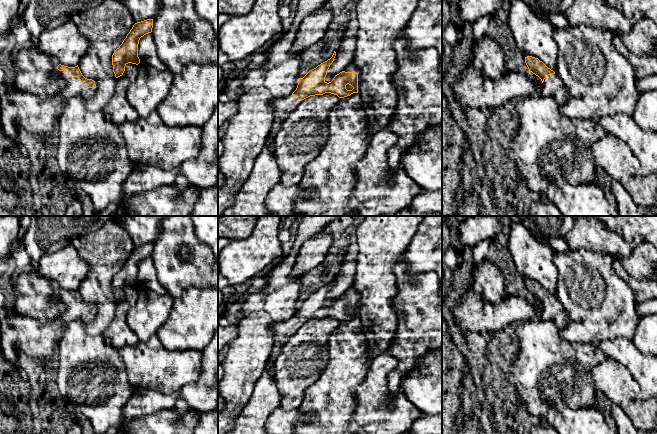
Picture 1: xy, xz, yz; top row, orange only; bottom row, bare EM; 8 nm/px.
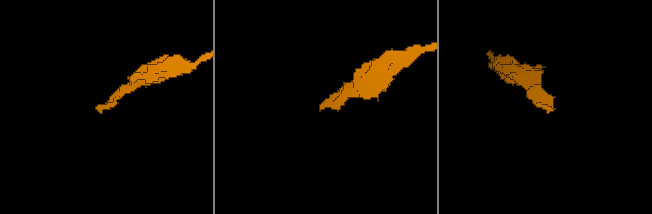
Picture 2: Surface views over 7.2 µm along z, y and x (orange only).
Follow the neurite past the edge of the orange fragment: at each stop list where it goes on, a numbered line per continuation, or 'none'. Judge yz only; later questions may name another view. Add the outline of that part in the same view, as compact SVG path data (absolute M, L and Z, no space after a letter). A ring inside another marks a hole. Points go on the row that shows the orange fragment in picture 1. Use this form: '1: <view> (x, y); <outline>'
1: yz (553, 87); M556 74L548 75L539 90L541 96L553 98L559 106L565 105L568 101L568 90Z

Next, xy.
1: xy (73, 87); M59 71L65 84L61 90L53 94L59 101L63 102L67 98L81 97L88 100L95 93L95 88L86 88L78 77L73 77L65 71Z

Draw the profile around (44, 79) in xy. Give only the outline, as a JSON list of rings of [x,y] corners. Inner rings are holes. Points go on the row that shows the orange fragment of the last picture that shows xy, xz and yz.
[[[23,47],[17,50],[14,58],[22,66],[16,73],[16,89],[39,97],[58,93],[65,82],[57,66],[59,61],[34,47]]]

